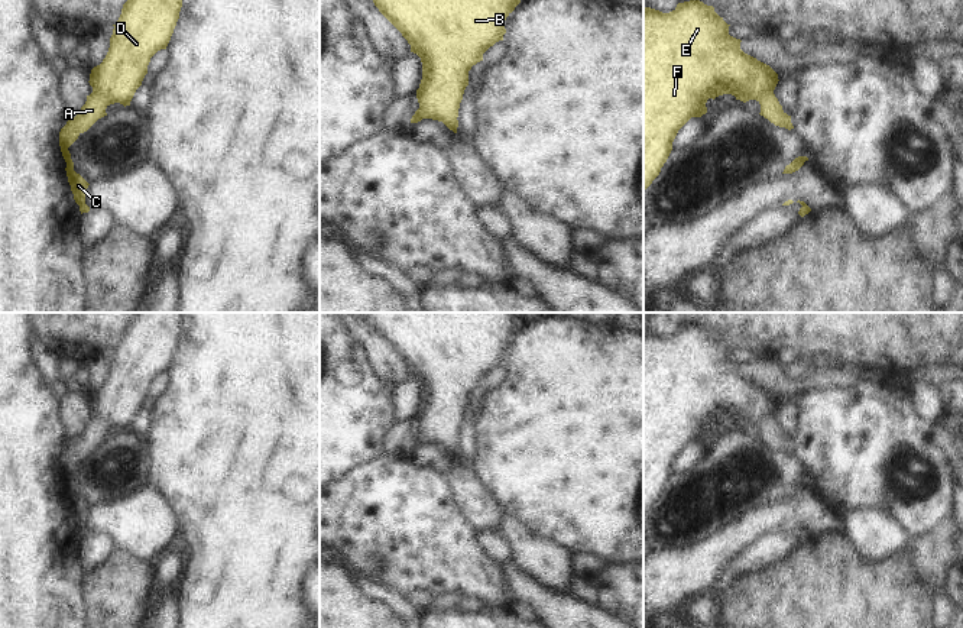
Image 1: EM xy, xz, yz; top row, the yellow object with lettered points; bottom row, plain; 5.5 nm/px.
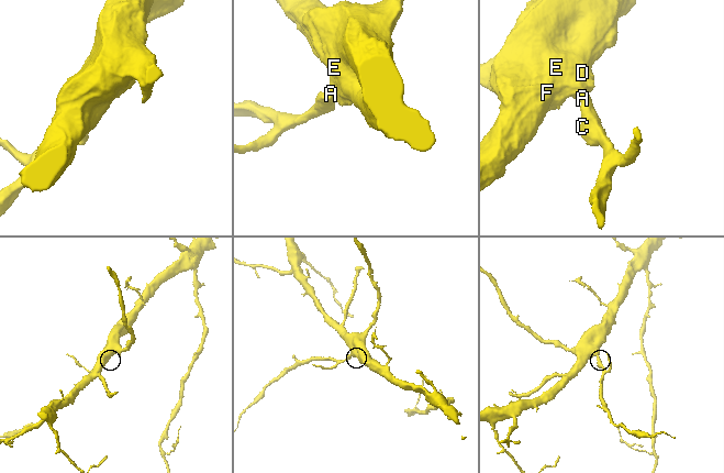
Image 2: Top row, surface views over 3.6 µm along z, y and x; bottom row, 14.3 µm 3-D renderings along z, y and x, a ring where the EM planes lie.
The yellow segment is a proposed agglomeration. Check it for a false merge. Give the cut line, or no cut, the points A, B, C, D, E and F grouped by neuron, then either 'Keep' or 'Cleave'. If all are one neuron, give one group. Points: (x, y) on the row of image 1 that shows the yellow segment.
No split. Groups: A B C D E F. Keep

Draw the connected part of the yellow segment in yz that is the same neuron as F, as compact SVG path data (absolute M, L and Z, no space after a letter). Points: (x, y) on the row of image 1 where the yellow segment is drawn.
M700 0L678 3L669 13L643 7L643 192L659 175L667 162L672 142L678 130L691 119L707 113L706 103L723 94L732 94L743 103L756 100L761 104L761 116L771 123L788 130L794 129L774 90L778 84L778 74L766 64L745 54L740 49L740 39L729 35L729 26L713 6Z

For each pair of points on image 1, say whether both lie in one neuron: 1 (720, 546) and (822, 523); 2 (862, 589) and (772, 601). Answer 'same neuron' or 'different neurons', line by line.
1: same neuron
2: same neuron

